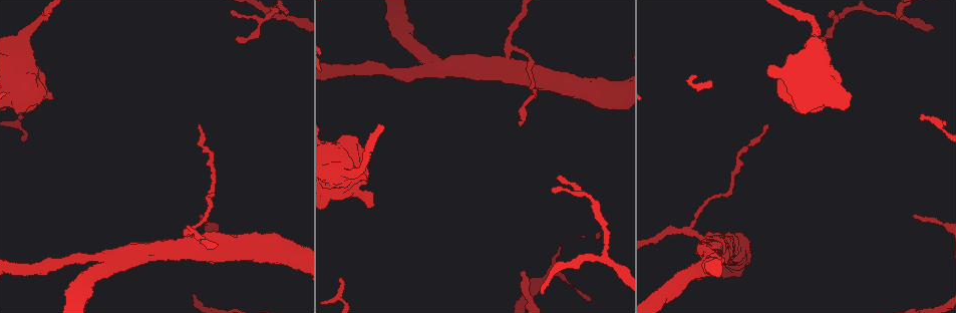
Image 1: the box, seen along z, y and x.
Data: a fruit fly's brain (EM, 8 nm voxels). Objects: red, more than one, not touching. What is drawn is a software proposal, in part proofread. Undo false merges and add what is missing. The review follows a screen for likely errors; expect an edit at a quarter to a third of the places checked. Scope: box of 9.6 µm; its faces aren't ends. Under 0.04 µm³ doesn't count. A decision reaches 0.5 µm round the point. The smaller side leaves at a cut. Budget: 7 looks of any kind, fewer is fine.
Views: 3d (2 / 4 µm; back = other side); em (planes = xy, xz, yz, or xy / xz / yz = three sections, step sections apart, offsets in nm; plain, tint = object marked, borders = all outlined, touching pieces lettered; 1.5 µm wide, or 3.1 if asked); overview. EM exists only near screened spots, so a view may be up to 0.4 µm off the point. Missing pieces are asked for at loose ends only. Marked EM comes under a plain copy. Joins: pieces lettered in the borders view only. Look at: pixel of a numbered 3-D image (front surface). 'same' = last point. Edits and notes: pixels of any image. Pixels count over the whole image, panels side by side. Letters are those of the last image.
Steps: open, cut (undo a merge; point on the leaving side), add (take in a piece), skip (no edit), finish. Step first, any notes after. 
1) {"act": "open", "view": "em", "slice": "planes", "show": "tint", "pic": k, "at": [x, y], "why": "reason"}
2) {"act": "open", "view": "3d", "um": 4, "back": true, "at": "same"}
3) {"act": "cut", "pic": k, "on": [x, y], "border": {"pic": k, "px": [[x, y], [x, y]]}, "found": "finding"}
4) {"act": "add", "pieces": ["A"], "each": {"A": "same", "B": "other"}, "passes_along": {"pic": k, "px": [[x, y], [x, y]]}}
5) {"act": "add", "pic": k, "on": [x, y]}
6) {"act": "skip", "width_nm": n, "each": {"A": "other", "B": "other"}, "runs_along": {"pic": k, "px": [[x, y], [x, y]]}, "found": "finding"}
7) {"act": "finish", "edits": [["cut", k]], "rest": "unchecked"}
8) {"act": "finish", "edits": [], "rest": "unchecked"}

{"act": "open", "view": "3d", "um": 2, "pic": 1, "at": [556, 179], "why": "an open end"}

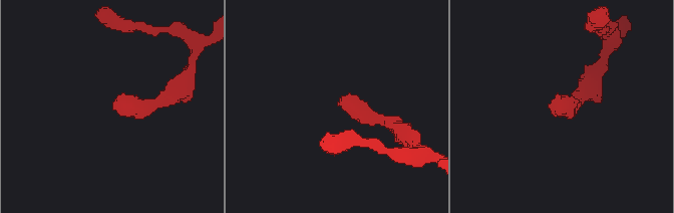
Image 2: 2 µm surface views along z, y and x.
{"act": "open", "view": "em", "slice": "planes", "show": "borders", "pic": 2, "at": [112, 110]}

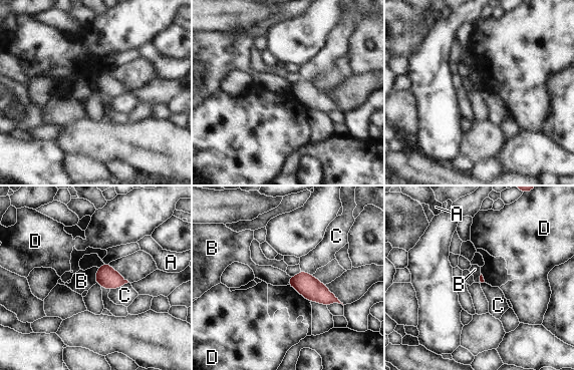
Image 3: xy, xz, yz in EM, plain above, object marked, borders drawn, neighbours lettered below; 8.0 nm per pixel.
{"act": "skip", "longest_contact_nm": ["C", 170], "each": {"A": "other", "B": "other", "C": "other", "D": "other"}, "found": "none of them fits"}

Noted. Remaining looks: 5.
{"act": "open", "view": "em", "slice": "planes", "show": "borders", "pic": 1, "at": [606, 260]}

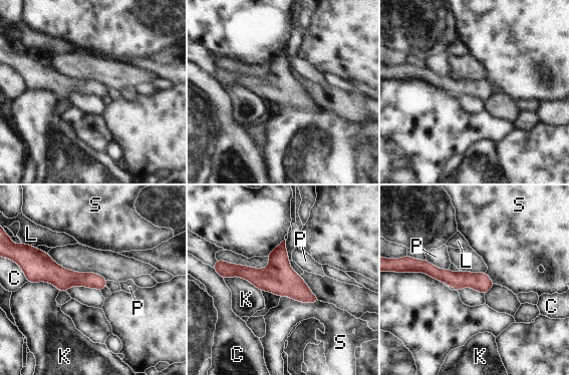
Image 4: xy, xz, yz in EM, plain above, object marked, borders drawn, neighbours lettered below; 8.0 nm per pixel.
{"act": "skip", "longest_contact_nm": ["S", 340], "each": {"C": "other", "K": "other", "L": "other", "P": "other", "S": "other"}, "runs_along": {"pic": 4, "px": [[224, 271], [280, 279], [315, 299]]}, "found": "continuous, no second cell"}

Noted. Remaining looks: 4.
{"act": "open", "view": "3d", "um": 2, "pic": 1, "at": [198, 124], "why": "free end"}

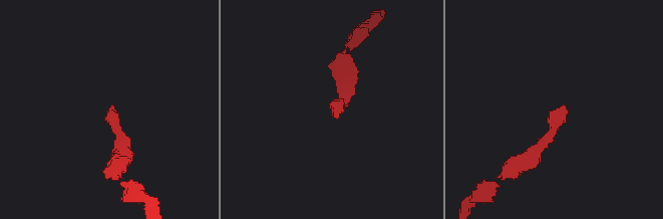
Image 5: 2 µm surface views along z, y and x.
{"act": "open", "view": "em", "slice": "xz", "step": 4, "show": "borders", "pic": 5, "at": [564, 107], "why": "now the EM"}

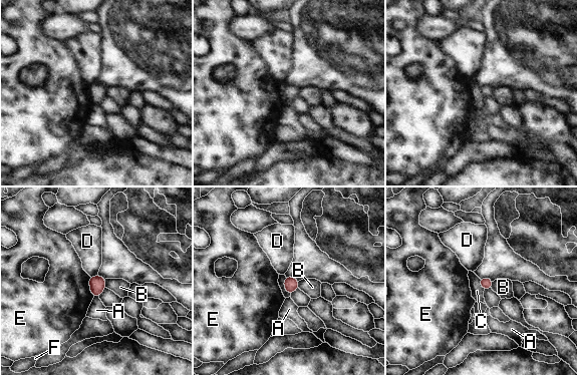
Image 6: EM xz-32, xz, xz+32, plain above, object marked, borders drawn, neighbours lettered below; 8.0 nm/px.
{"act": "skip", "width_nm": 120, "each": {"A": "other", "B": "other", "C": "other", "D": "other", "E": "other", "F": "other"}, "border": {"pic": 6, "px": [[89, 277], [89, 291], [93, 297]]}, "found": "none of them fits"}

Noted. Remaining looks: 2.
{"act": "finish", "edits": [], "rest": "unchecked"}

